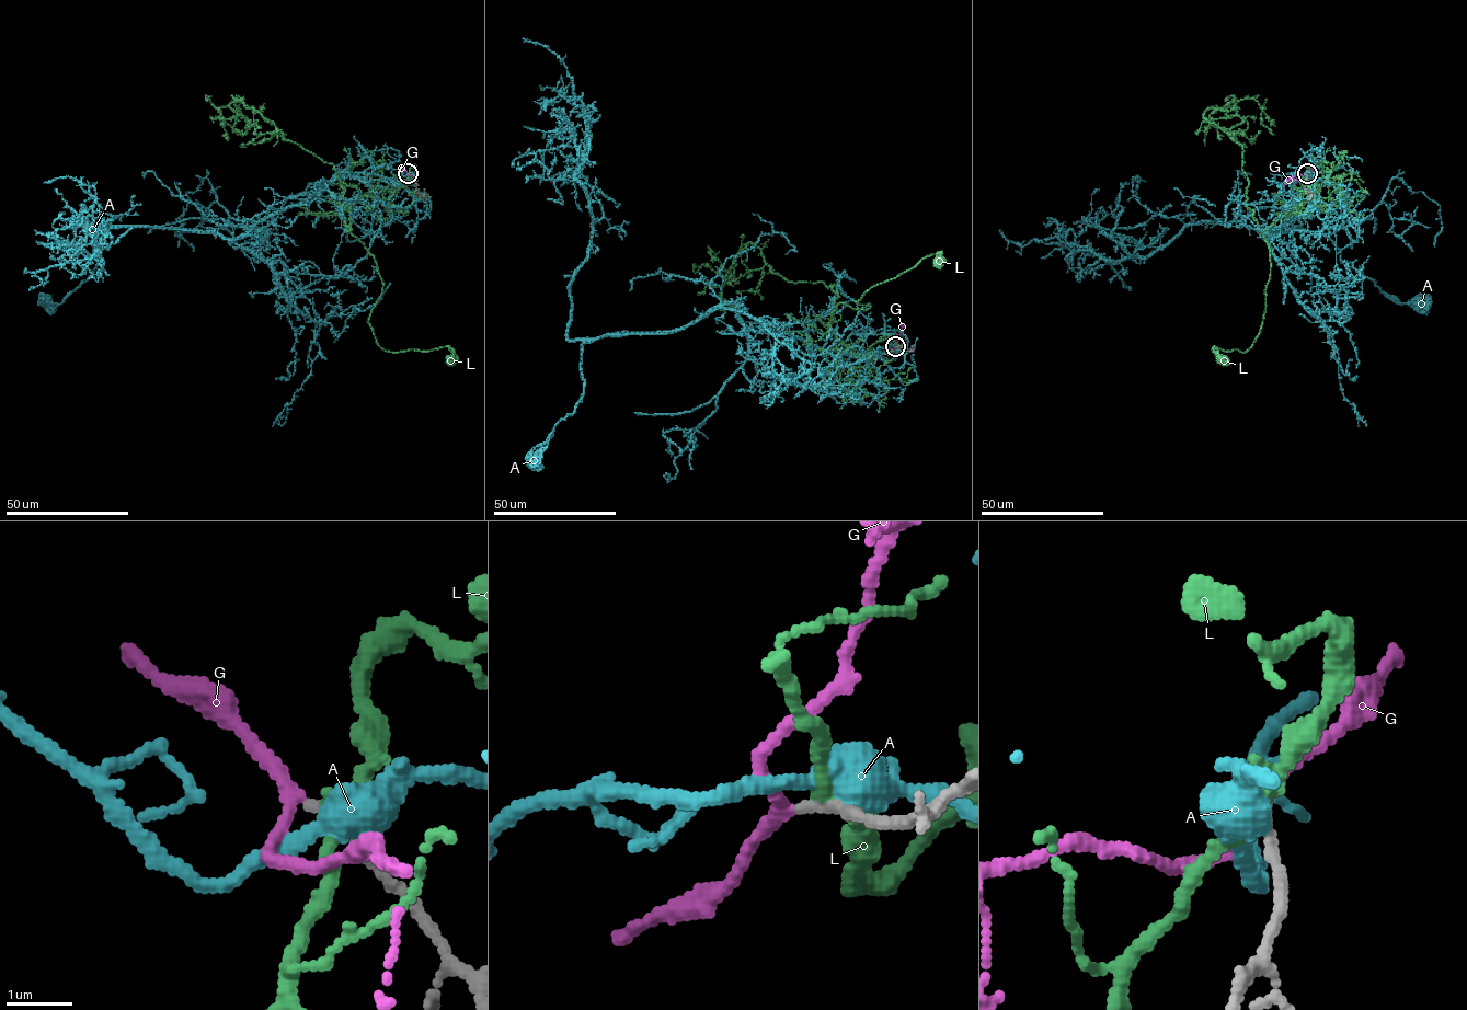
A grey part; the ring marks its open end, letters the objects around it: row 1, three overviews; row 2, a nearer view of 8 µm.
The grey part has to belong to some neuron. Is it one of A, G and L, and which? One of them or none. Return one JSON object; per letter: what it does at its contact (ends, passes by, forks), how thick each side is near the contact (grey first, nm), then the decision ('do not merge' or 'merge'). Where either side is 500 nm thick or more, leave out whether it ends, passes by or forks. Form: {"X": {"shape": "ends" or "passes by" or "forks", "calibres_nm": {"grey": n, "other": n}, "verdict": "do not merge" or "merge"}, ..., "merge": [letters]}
{"A": {"shape": "passes by", "calibres_nm": {"grey": 200, "other": 480}, "verdict": "do not merge"}, "G": {"shape": "passes by", "calibres_nm": {"grey": 160, "other": 170}, "verdict": "merge"}, "L": {"shape": "passes by", "calibres_nm": {"grey": 190, "other": 240}, "verdict": "do not merge"}, "merge": ["G"]}

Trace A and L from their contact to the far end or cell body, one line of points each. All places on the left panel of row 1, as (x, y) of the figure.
A: (409, 173), (387, 164), (345, 173), (242, 237), (102, 227), (94, 230), (92, 273), (60, 303), (43, 299)
L: (409, 173), (389, 199), (363, 196), (344, 224), (384, 284), (367, 321), (377, 343), (450, 357)

